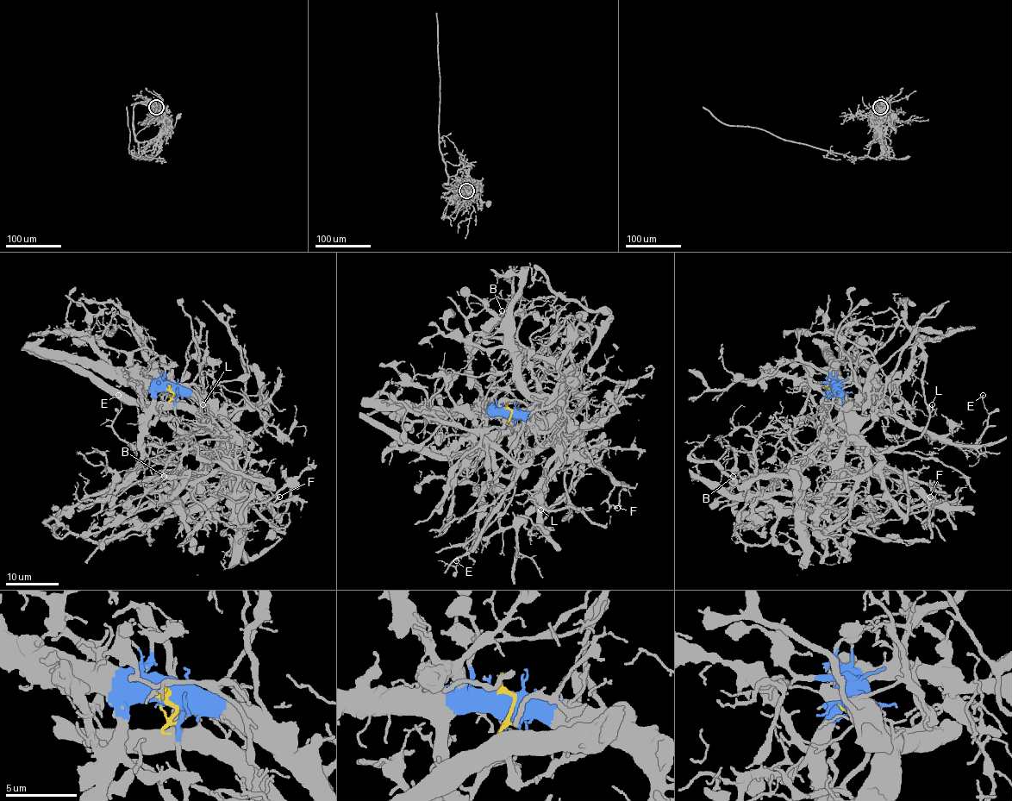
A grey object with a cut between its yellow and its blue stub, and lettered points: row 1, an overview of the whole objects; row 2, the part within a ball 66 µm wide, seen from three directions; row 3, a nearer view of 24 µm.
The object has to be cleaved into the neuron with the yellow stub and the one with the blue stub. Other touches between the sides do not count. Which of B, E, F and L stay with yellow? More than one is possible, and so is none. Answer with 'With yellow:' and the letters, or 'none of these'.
With yellow: F, L

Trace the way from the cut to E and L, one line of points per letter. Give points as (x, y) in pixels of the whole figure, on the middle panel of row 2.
E: (509, 410), (559, 435), (557, 468), (542, 497), (524, 515), (455, 560)
L: (509, 410), (509, 423), (547, 427), (553, 432), (557, 449), (567, 459), (572, 478), (567, 495), (541, 510)

